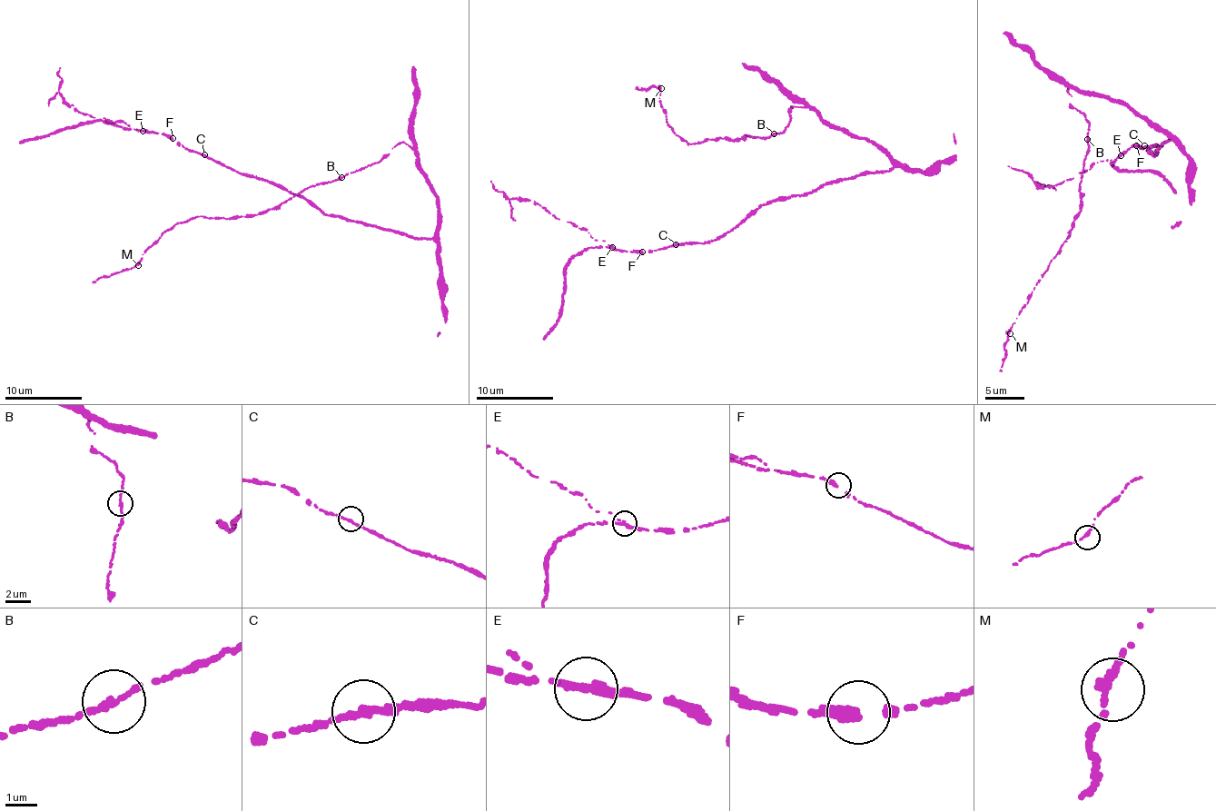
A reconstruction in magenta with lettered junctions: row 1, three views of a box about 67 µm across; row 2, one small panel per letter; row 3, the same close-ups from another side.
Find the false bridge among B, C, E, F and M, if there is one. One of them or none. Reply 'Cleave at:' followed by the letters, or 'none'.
Cleave at: E

